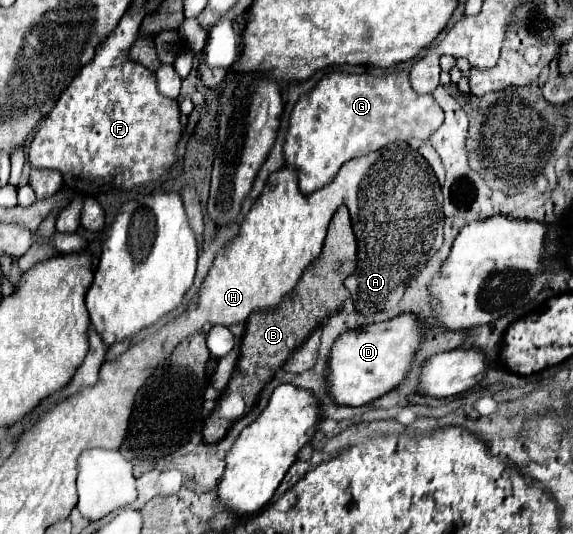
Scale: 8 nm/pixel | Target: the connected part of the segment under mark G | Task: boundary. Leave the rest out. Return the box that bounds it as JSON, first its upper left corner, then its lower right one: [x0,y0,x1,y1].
[285,70,443,196]

